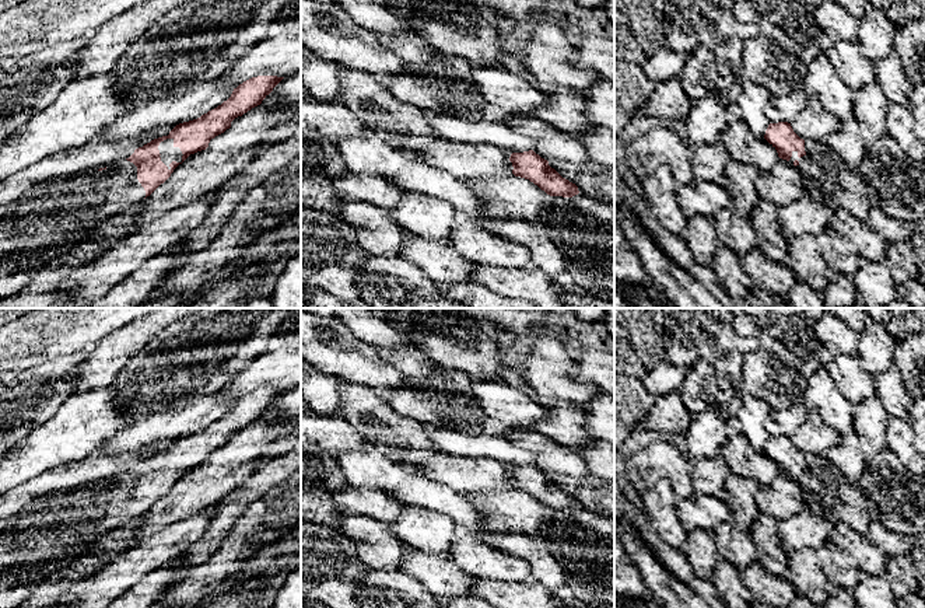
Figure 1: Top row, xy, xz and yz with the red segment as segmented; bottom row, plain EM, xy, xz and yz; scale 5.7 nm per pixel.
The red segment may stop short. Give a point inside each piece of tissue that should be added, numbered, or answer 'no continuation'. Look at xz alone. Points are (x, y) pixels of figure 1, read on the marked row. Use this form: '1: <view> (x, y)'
no continuation

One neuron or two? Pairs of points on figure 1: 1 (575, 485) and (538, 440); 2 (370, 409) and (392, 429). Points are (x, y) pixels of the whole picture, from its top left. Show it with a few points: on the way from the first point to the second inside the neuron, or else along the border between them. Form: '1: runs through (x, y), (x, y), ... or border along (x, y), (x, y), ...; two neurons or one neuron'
1: border along (549, 474), (589, 475); two neurons
2: runs through (375, 415), (386, 426); one neuron

